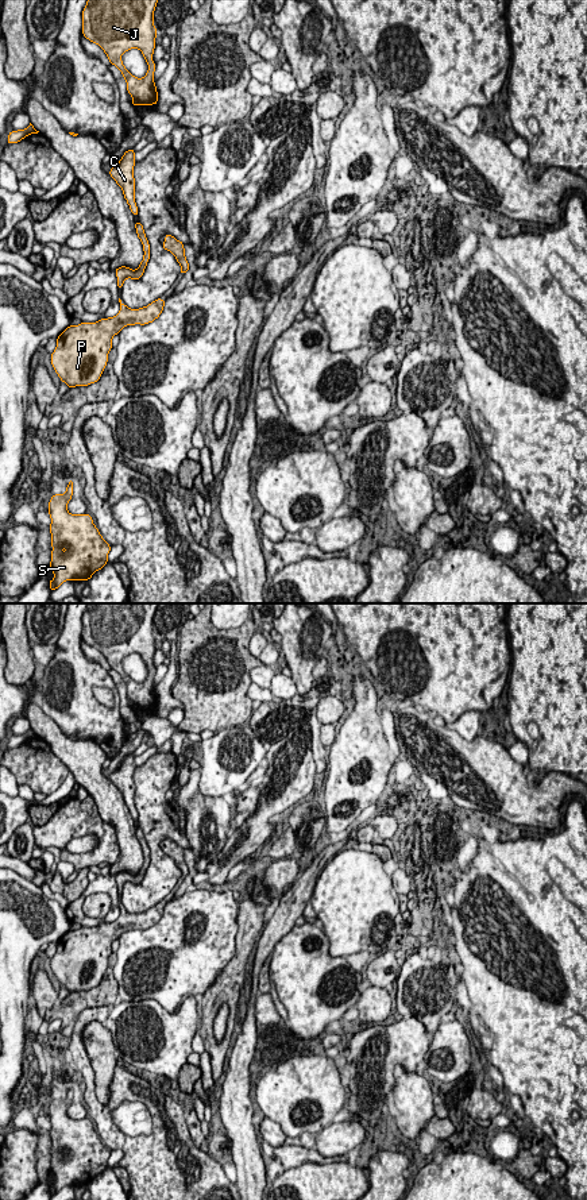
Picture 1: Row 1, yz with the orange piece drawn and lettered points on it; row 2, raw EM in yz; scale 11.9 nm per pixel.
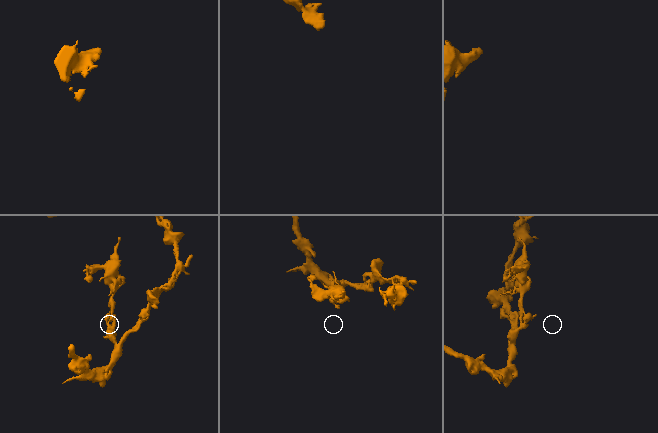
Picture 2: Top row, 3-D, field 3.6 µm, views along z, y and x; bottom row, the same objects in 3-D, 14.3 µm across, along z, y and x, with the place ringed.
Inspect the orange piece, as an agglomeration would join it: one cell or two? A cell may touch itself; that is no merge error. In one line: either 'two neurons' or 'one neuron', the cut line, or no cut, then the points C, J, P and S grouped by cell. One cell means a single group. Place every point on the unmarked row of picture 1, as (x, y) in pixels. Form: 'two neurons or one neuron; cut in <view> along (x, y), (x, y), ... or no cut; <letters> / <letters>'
one neuron; no cut; C J P S

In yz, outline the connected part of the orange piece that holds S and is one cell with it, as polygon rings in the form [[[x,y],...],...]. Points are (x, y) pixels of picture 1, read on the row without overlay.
[[[73,1087],[66,1091],[65,1099],[55,1099],[49,1107],[49,1119],[51,1130],[51,1166],[54,1184],[49,1187],[50,1195],[54,1196],[66,1185],[89,1185],[92,1180],[108,1168],[111,1150],[103,1143],[97,1131],[93,1128],[90,1119],[70,1119],[67,1107],[72,1106]]]

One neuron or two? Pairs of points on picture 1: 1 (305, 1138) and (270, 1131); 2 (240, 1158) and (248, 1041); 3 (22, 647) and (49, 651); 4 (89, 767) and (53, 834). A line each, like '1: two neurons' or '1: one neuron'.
1: two neurons
2: one neuron
3: two neurons
4: two neurons

